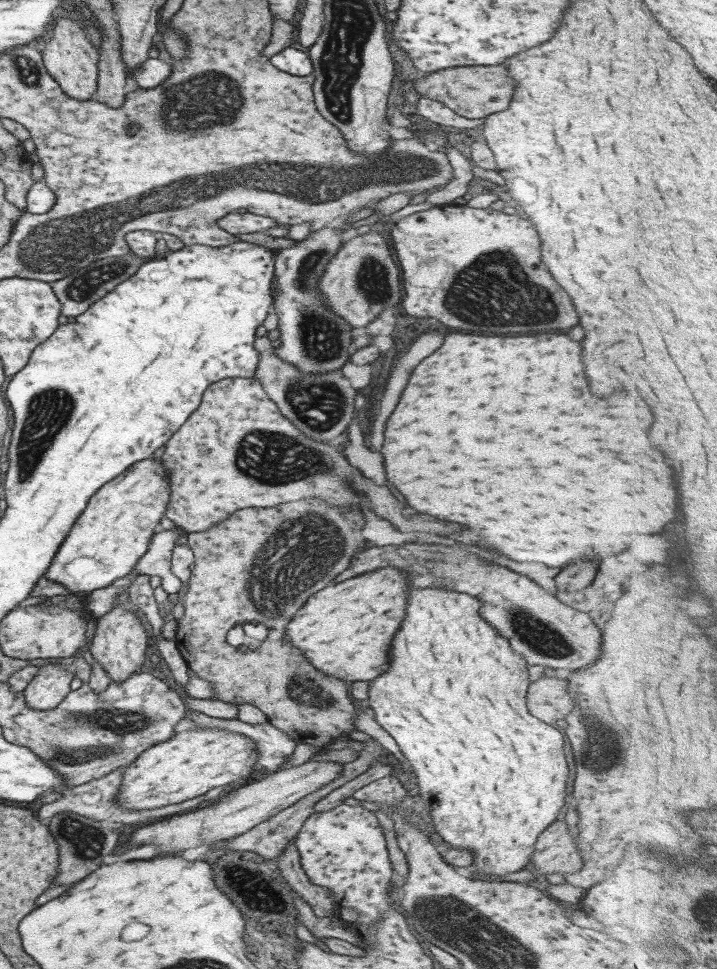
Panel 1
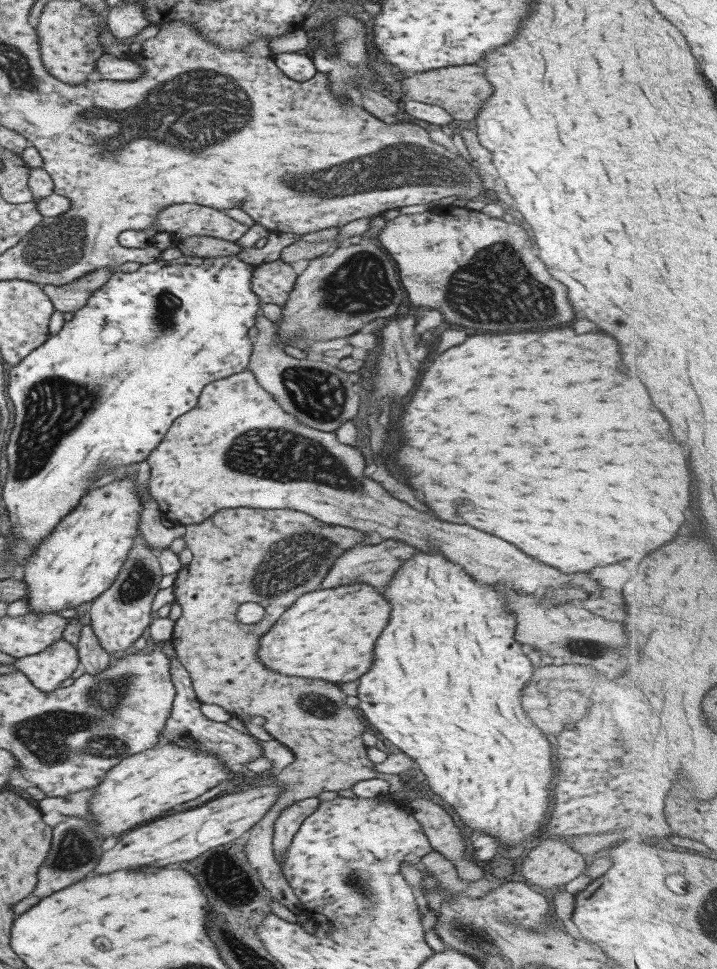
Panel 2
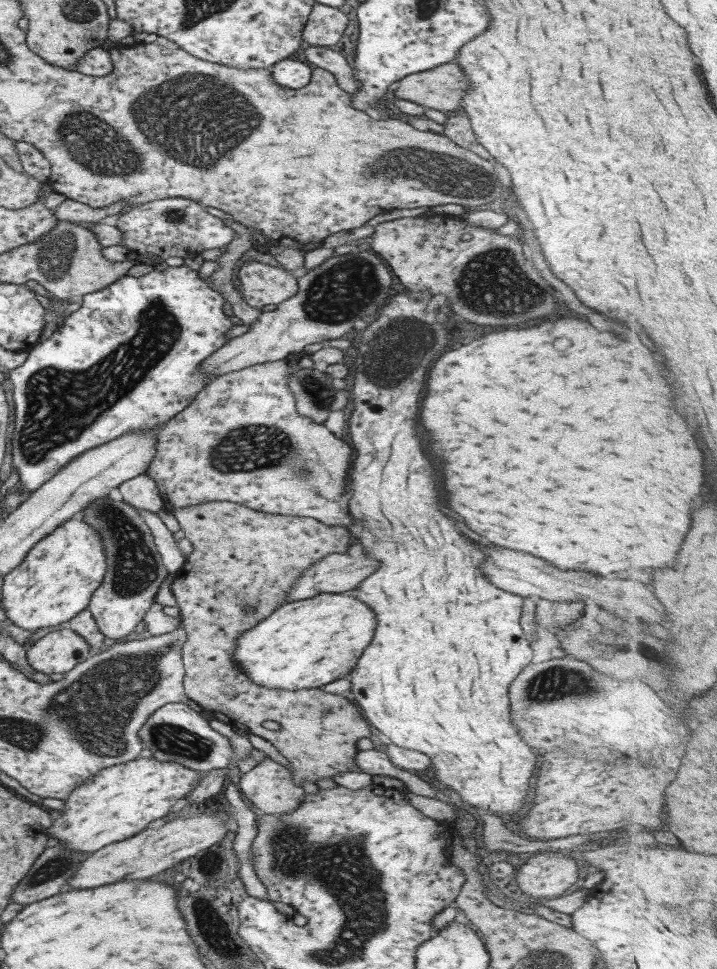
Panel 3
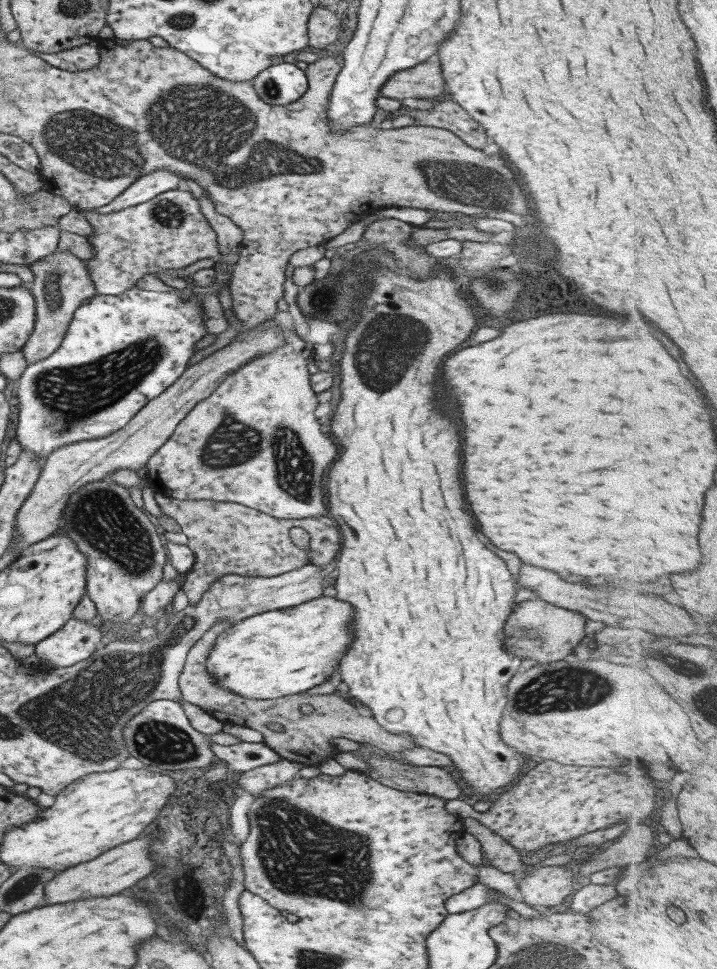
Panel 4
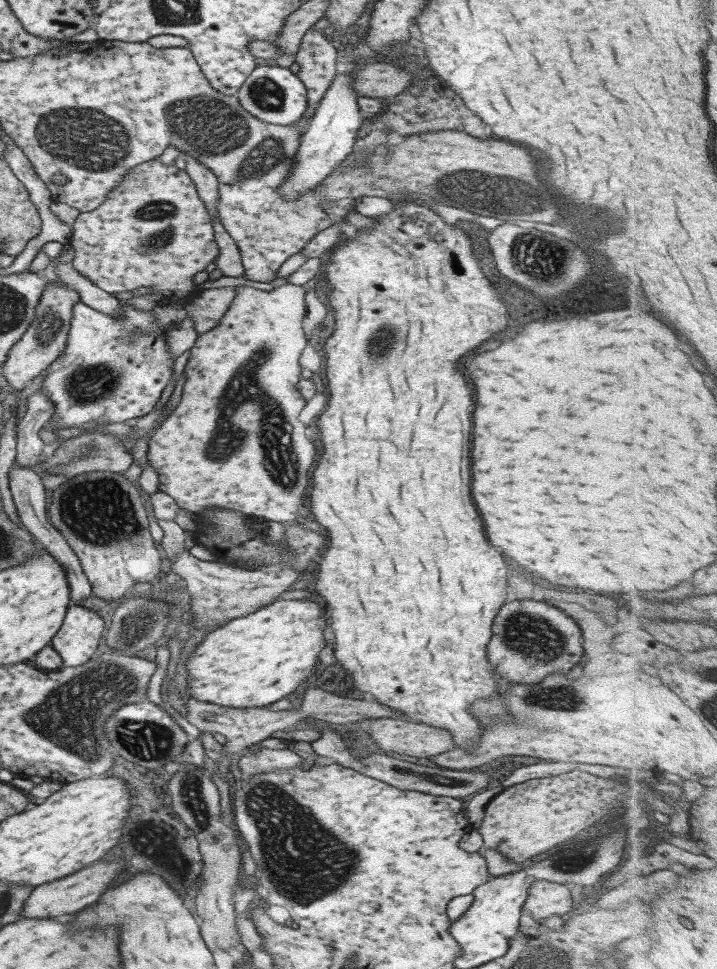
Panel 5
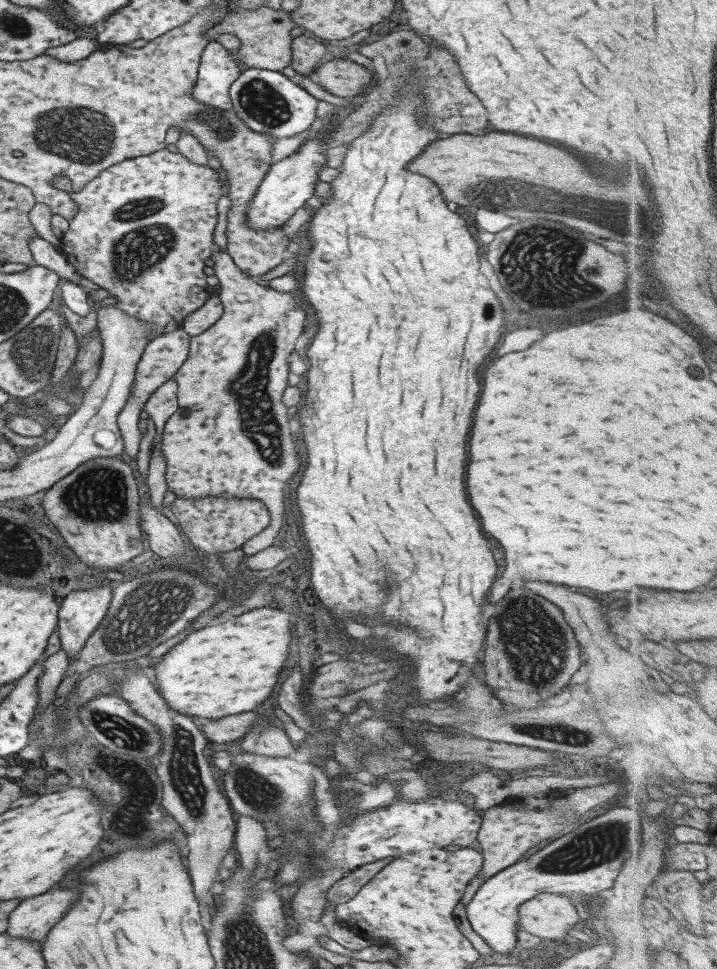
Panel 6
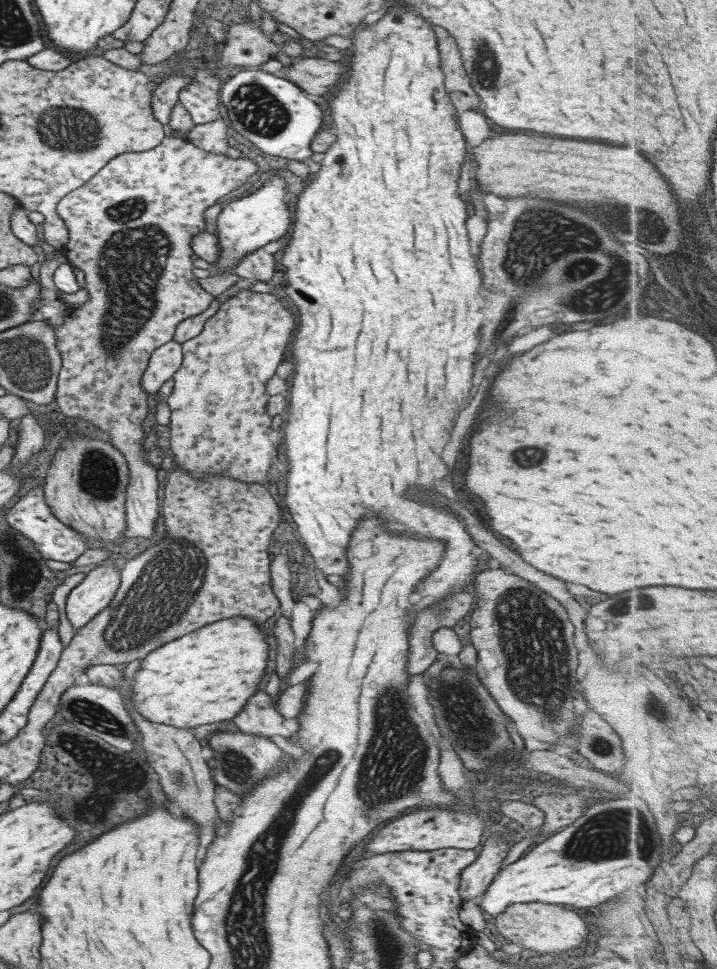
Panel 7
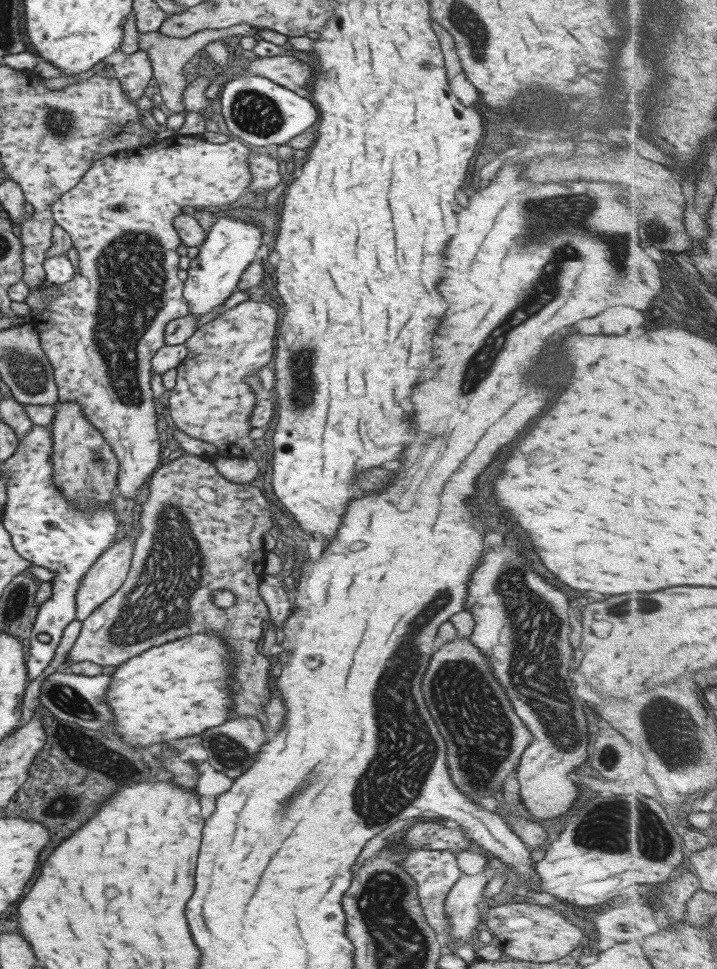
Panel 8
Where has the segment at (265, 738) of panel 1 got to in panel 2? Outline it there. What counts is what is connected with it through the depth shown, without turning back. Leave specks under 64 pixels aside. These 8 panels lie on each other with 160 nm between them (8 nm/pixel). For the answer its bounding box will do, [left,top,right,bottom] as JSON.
[158,640,262,769]

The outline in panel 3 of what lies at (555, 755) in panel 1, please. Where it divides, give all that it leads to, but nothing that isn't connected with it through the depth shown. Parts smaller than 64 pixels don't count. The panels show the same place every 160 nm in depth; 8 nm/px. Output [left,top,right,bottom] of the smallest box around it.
[345,292,539,817]

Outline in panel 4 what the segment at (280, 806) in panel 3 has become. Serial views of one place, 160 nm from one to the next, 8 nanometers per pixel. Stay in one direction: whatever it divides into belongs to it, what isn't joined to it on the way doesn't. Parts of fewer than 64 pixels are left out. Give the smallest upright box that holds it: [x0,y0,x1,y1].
[237,758,302,797]

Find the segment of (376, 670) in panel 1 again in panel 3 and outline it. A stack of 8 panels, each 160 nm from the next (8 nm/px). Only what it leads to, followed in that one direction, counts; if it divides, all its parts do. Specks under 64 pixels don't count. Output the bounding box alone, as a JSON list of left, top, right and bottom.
[233,592,375,691]

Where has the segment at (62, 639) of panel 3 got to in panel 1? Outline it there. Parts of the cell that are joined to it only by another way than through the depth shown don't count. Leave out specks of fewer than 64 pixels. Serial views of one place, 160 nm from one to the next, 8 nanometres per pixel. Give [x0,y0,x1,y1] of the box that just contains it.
[23,664,72,710]

